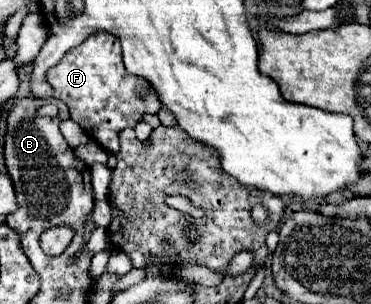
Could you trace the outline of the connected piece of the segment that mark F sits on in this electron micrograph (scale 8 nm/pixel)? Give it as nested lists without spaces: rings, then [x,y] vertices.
[[[98,31],[84,43],[68,51],[62,61],[48,69],[48,83],[54,87],[54,97],[62,99],[70,109],[70,119],[76,121],[110,153],[118,151],[118,133],[134,127],[144,113],[158,113],[160,101],[152,87],[134,75],[128,75],[120,57],[120,39]]]

